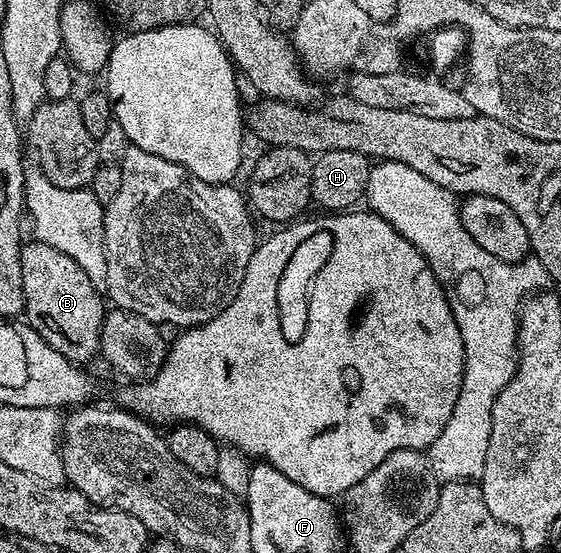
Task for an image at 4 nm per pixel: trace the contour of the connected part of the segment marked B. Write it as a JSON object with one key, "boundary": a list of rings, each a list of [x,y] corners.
{"boundary":[[[35,239],[29,240],[20,250],[20,262],[22,263],[22,291],[24,292],[24,312],[23,316],[28,317],[27,324],[47,345],[54,347],[66,359],[74,363],[88,363],[93,356],[97,356],[100,348],[100,327],[104,321],[106,305],[100,302],[101,290],[74,263],[70,255],[50,247],[46,243]]]}

